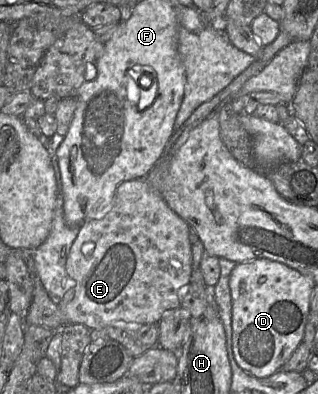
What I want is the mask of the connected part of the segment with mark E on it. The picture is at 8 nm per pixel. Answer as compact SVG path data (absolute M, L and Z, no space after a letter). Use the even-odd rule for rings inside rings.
M281 30L271 44L263 47L255 62L211 100L202 103L194 110L183 125L172 134L164 148L163 155L145 177L122 182L117 187L105 215L99 219L90 219L80 226L66 260L66 280L64 282L64 295L74 288L74 297L68 302L62 298L58 304L65 324L78 323L92 330L109 325L158 323L166 311L181 305L182 294L191 282L192 257L189 225L168 206L159 193L168 176L170 161L186 141L192 129L228 105L242 85L250 77L257 75L280 50L291 42L293 42L291 36Z

